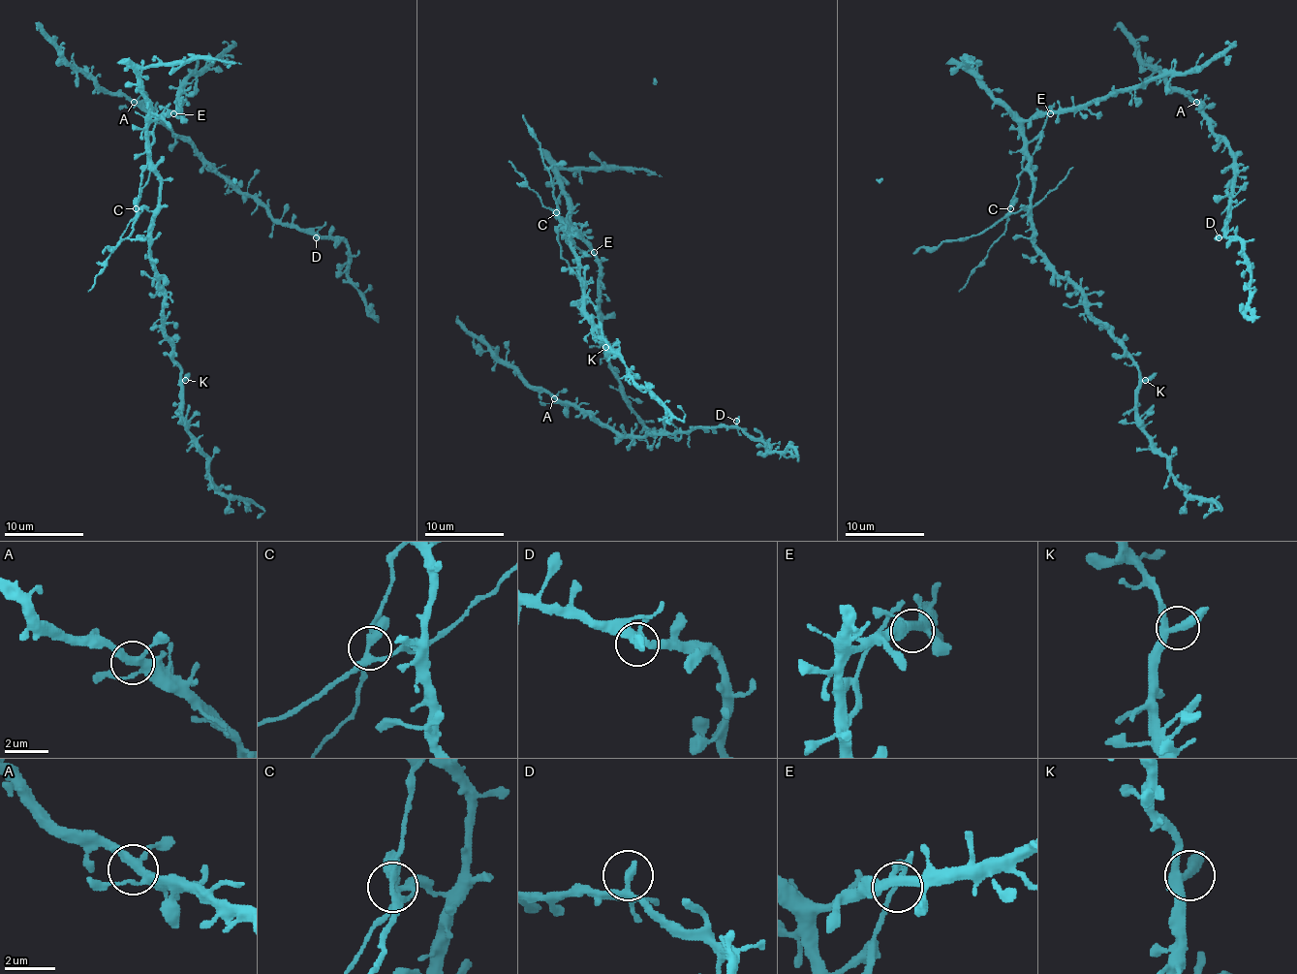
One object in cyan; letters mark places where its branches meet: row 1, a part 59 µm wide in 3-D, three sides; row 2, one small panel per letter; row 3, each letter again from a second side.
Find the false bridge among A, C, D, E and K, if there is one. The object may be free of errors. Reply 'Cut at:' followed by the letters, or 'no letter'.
Cut at: C

